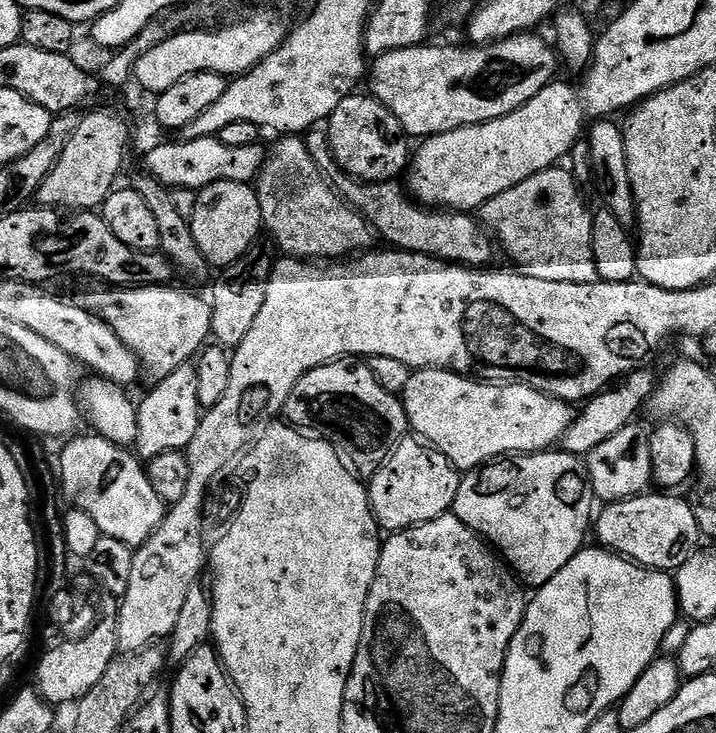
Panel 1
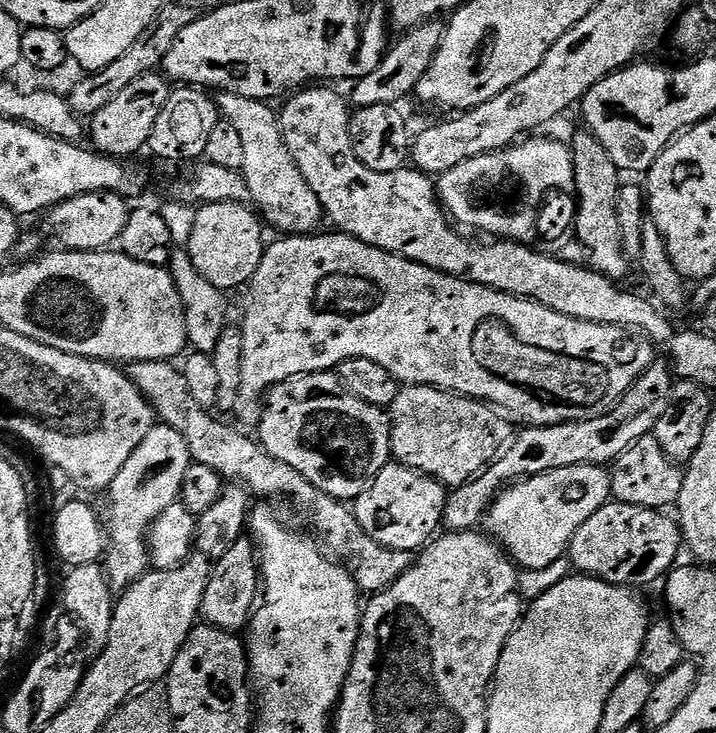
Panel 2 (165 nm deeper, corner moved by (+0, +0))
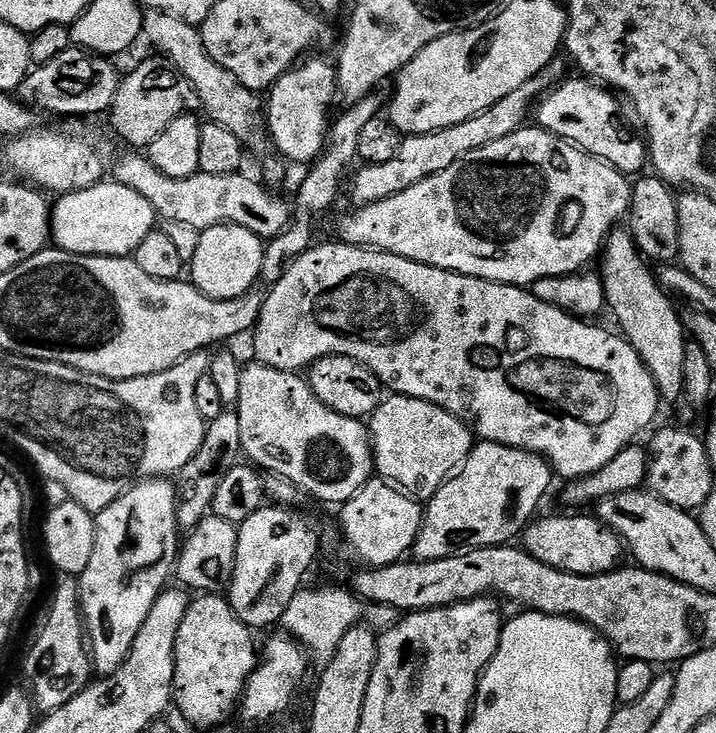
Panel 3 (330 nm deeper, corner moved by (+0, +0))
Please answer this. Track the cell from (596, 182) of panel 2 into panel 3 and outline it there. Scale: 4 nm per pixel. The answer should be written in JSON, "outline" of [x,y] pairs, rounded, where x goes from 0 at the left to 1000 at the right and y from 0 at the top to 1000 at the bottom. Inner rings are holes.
{"outline":[[[862,310],[851,319],[841,340],[844,362],[835,367],[844,387],[845,416],[860,430],[865,452],[885,472],[908,505],[929,547],[951,544],[955,533],[955,477],[958,449],[951,427],[944,427],[940,405],[925,392],[912,362],[894,345],[876,310]]]}

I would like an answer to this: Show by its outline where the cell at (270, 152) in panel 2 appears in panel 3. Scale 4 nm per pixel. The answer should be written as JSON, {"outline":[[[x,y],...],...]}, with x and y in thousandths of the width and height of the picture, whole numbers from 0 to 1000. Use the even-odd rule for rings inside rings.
{"outline":[[[207,14],[201,16],[198,49],[223,70],[219,72],[228,80],[257,102],[260,112],[265,112],[265,117],[274,126],[278,146],[285,146],[284,157],[295,168],[316,172],[321,183],[332,183],[332,188],[342,194],[351,194],[362,180],[366,180],[372,169],[372,147],[365,132],[338,117],[338,112],[332,112],[332,106],[321,101],[321,95],[304,90],[304,85],[299,85],[299,79],[288,74],[275,34],[254,30],[254,25],[243,25],[243,19]]]}

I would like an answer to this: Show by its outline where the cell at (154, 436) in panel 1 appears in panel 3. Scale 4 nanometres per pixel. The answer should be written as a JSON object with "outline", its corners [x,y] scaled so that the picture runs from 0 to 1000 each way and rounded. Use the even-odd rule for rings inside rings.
{"outline":[[[208,652],[197,655],[194,660],[184,662],[184,664],[180,666],[179,670],[172,671],[158,688],[148,690],[148,696],[133,700],[134,733],[131,734],[131,757],[126,760],[126,772],[120,772],[120,778],[109,790],[112,794],[112,836],[117,840],[117,859],[128,898],[128,910],[141,924],[156,924],[176,903],[176,898],[187,881],[187,870],[193,870],[193,859],[198,859],[198,849],[204,849],[204,838],[209,838],[215,821],[222,816],[223,809],[230,806],[233,797],[229,795],[233,794],[235,786],[237,791],[237,787],[242,784],[249,757],[249,716],[246,712],[247,681],[249,666],[239,653]]]}

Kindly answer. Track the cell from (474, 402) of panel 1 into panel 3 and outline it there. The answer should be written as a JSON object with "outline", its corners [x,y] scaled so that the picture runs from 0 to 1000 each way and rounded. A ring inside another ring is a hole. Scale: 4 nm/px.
{"outline":[[[547,538],[536,544],[517,569],[517,588],[524,643],[535,653],[587,679],[605,677],[620,662],[622,655],[651,630],[662,610],[661,585],[649,574],[601,548],[571,540]]]}

